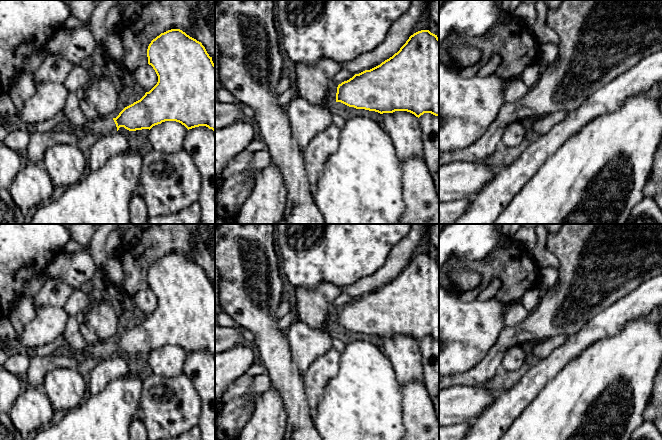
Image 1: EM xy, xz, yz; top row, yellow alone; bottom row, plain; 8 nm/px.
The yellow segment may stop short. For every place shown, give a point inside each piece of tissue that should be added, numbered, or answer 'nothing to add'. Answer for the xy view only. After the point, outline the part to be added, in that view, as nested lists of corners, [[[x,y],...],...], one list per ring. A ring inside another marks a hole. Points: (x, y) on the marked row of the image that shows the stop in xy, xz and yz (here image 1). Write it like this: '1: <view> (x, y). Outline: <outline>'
1: xy (74, 117). Outline: [[[69,92],[64,112],[66,115],[67,127],[83,127],[90,129],[96,136],[104,136],[114,132],[117,128],[113,118],[100,118],[94,121],[89,121],[81,112],[79,107],[80,100],[76,97],[74,92]]]

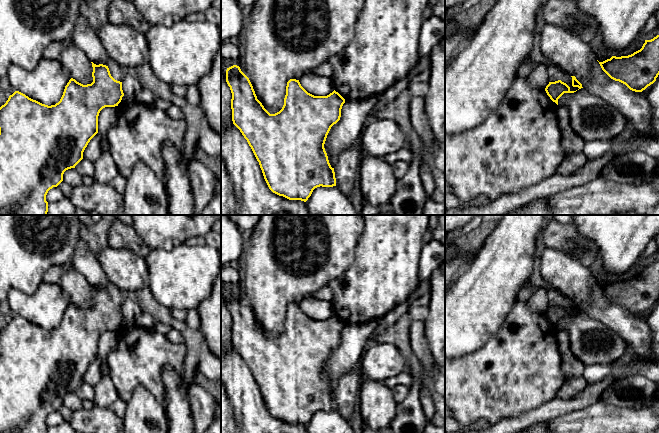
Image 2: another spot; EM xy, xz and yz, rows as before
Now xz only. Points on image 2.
nothing to add

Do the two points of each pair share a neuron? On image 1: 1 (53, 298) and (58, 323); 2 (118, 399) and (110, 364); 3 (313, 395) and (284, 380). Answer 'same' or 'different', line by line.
1: different
2: different
3: different

